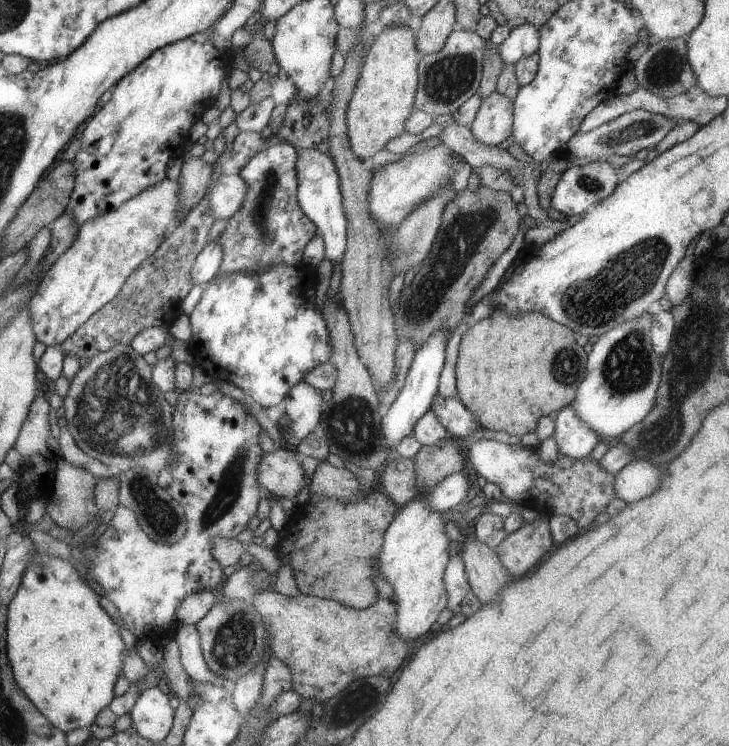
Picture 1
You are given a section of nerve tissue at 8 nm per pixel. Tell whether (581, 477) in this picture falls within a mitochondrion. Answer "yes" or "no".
no

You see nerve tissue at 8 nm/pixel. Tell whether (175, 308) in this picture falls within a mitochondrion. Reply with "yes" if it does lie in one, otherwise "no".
no

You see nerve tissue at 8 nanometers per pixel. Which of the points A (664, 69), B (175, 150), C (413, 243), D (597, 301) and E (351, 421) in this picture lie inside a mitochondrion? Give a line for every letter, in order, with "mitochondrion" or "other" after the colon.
A: mitochondrion
B: other
C: mitochondrion
D: mitochondrion
E: mitochondrion

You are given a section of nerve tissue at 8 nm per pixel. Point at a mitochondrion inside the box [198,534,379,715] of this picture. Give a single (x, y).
(234, 646)

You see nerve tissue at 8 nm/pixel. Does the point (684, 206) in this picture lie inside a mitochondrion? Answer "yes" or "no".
no

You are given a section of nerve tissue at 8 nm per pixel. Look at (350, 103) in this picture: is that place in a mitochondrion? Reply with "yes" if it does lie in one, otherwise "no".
no

